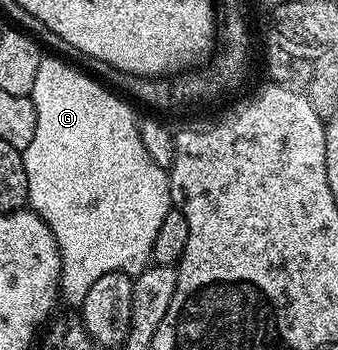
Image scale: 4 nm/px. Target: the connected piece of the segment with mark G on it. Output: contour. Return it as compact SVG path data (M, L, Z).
M61 57L42 58L39 73L35 73L35 85L31 96L37 114L35 137L31 137L31 145L25 147L23 154L27 169L28 206L48 225L55 237L57 248L61 254L59 295L63 303L65 301L67 306L76 308L79 301L87 297L87 289L91 285L95 285L95 281L99 281L99 277L116 271L121 271L130 277L136 277L150 266L153 246L155 245L155 233L159 233L159 229L163 225L163 217L167 217L167 213L174 210L174 206L169 188L168 170L155 165L155 161L151 161L151 153L147 153L147 149L143 149L143 141L139 137L139 129L137 128L139 119L138 116L133 116L132 109L128 107L130 104L120 94L114 93L108 86L98 82L94 76L78 69L74 64L73 68L69 63L72 62Z

